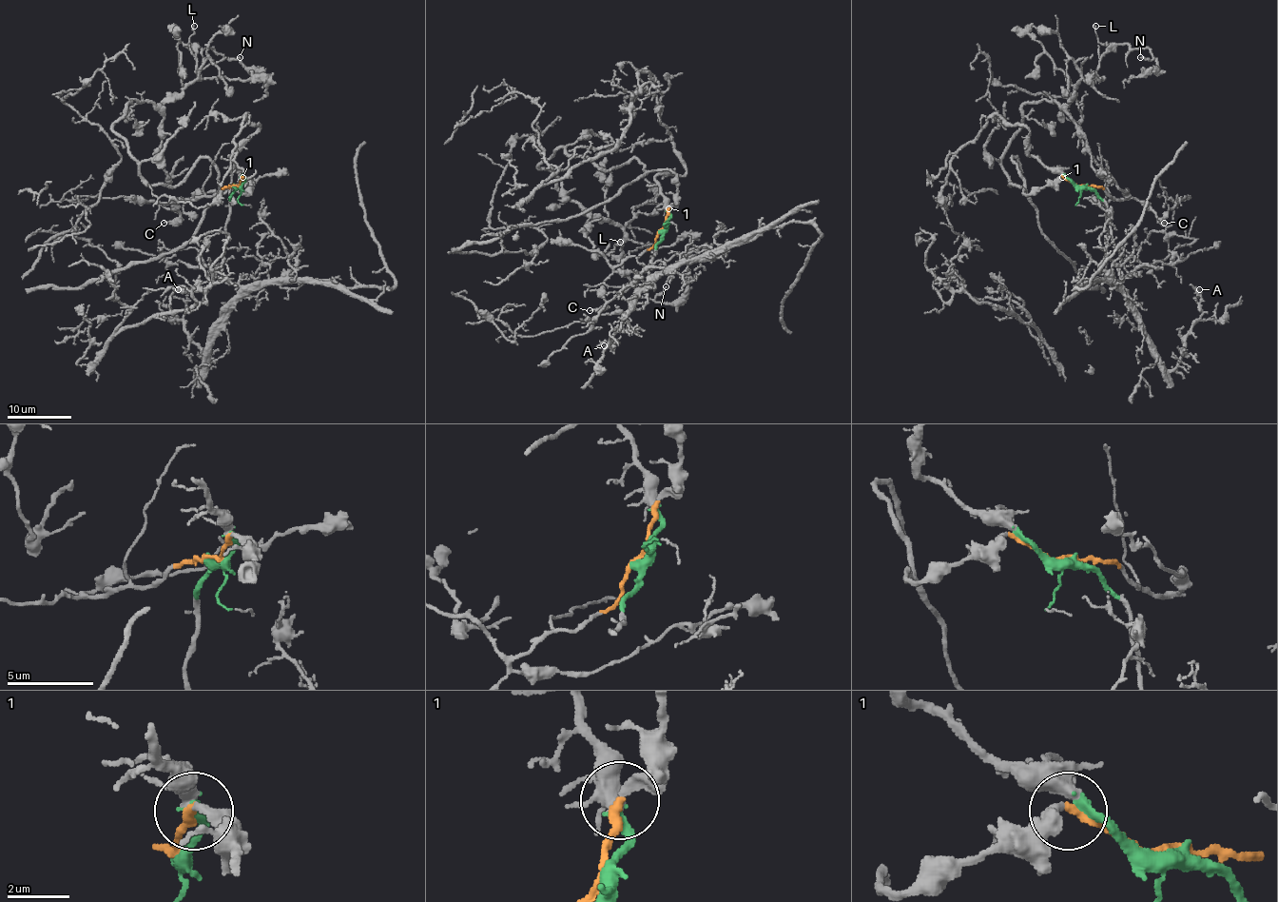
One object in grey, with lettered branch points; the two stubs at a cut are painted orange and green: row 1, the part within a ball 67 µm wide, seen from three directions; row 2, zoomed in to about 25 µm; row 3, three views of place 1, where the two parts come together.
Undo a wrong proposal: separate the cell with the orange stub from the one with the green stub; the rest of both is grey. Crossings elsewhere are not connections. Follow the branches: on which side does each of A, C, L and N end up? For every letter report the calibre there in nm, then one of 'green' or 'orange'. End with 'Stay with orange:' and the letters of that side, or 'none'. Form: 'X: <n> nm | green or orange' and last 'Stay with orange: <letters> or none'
A: 110 nm | green
C: 100 nm | orange
L: 140 nm | orange
N: 140 nm | orange
Stay with orange: C, L, N

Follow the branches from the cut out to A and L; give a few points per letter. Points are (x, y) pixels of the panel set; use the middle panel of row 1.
A: (662, 229), (648, 266), (662, 271), (636, 297), (629, 326), (610, 340), (611, 347), (604, 345)
L: (662, 229), (671, 171), (633, 160), (604, 169), (558, 148), (539, 167), (588, 214), (615, 223), (620, 242)

